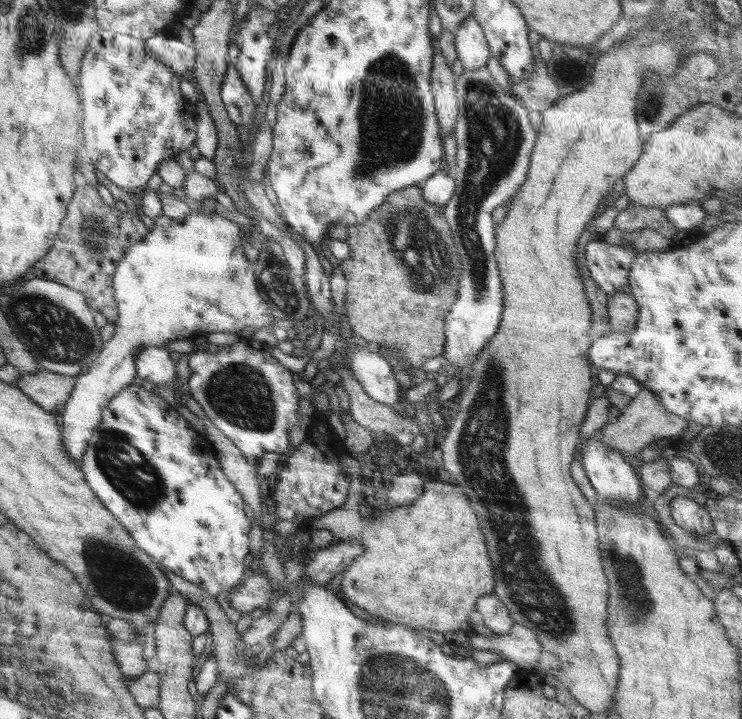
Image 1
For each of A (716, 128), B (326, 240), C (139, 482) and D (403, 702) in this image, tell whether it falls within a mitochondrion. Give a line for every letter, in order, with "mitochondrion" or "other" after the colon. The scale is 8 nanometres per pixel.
A: other
B: other
C: mitochondrion
D: mitochondrion

